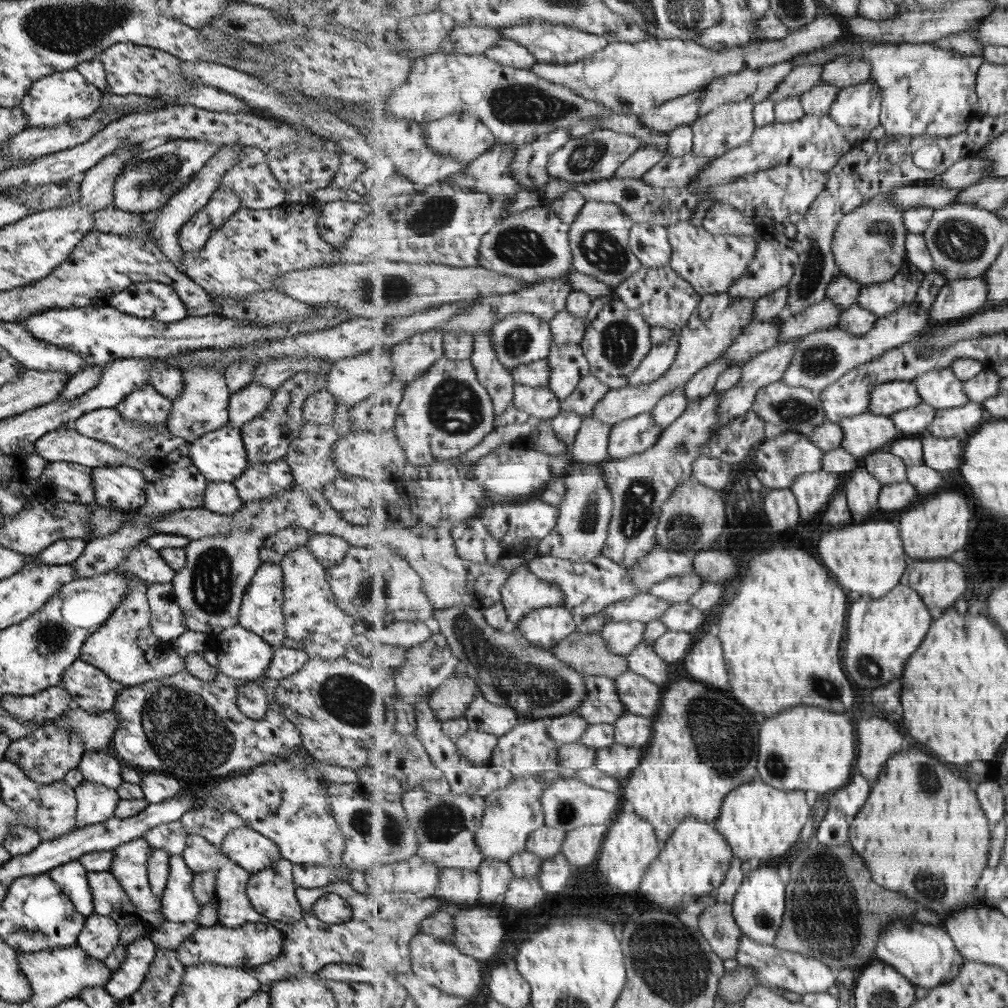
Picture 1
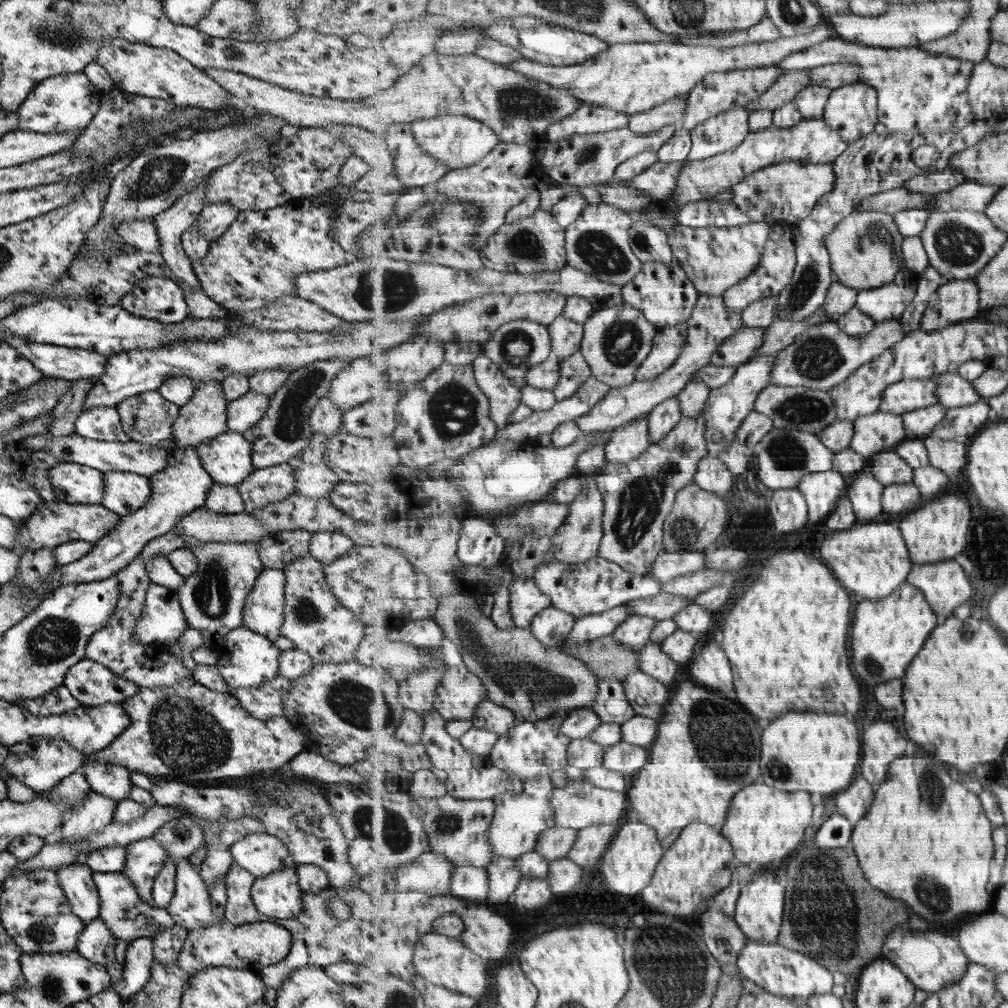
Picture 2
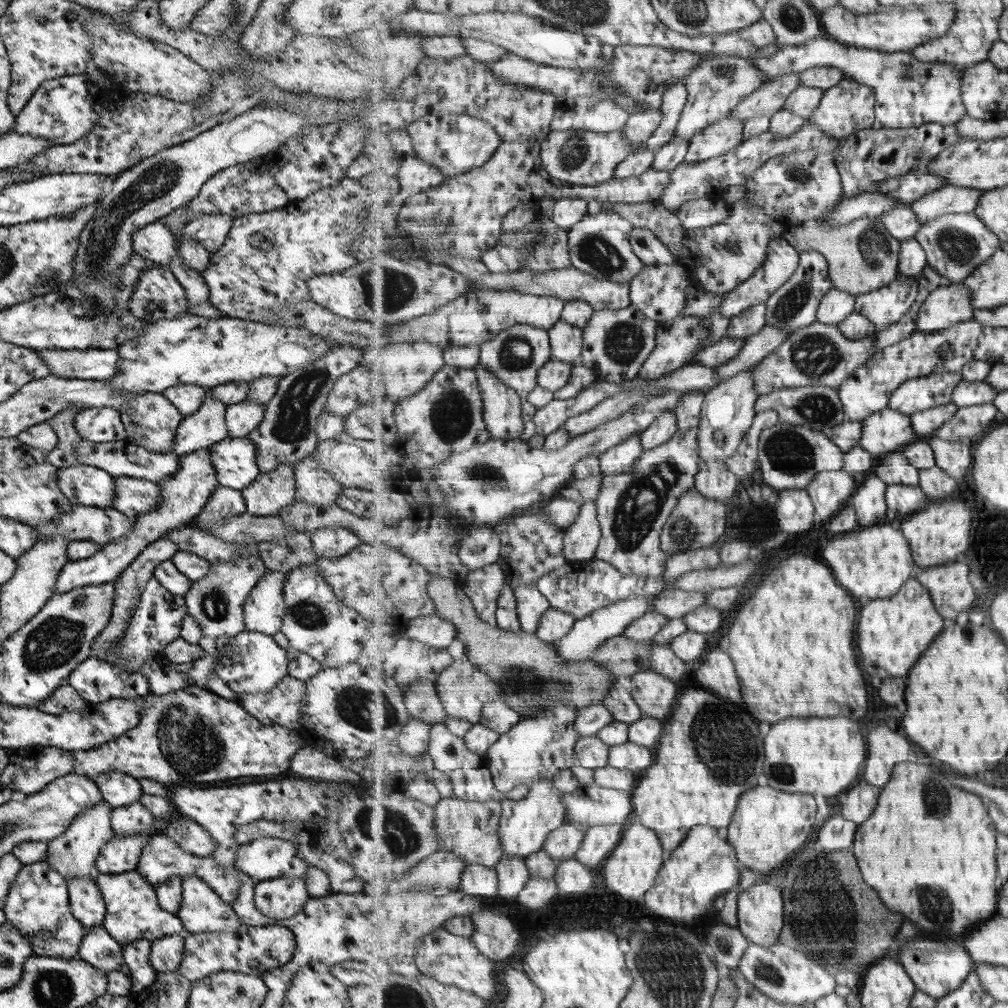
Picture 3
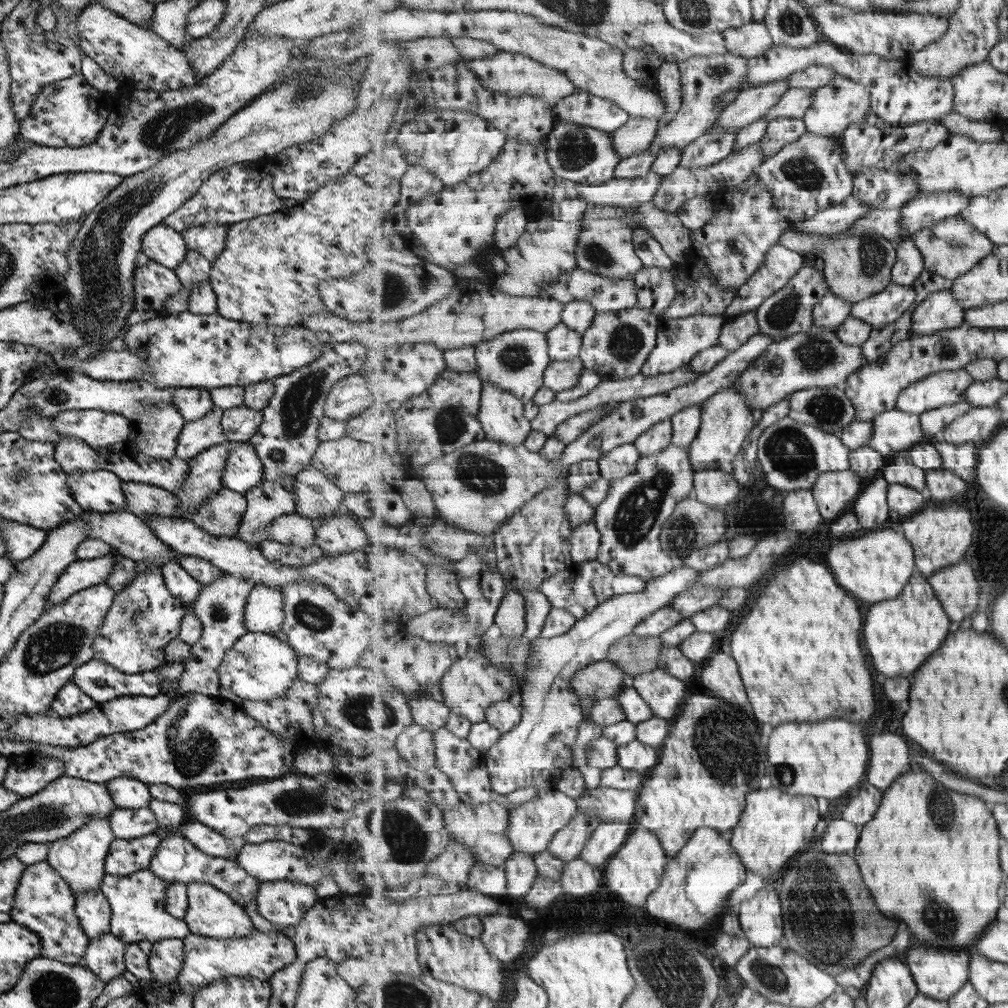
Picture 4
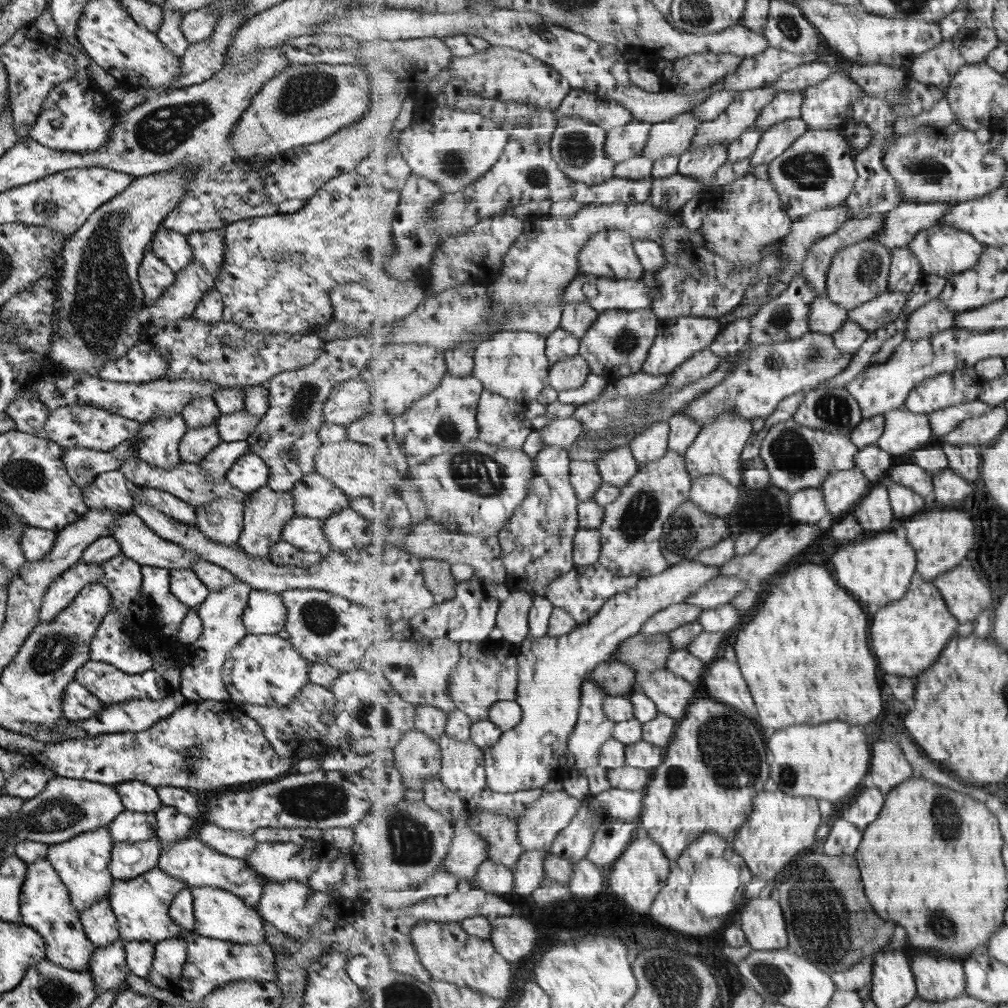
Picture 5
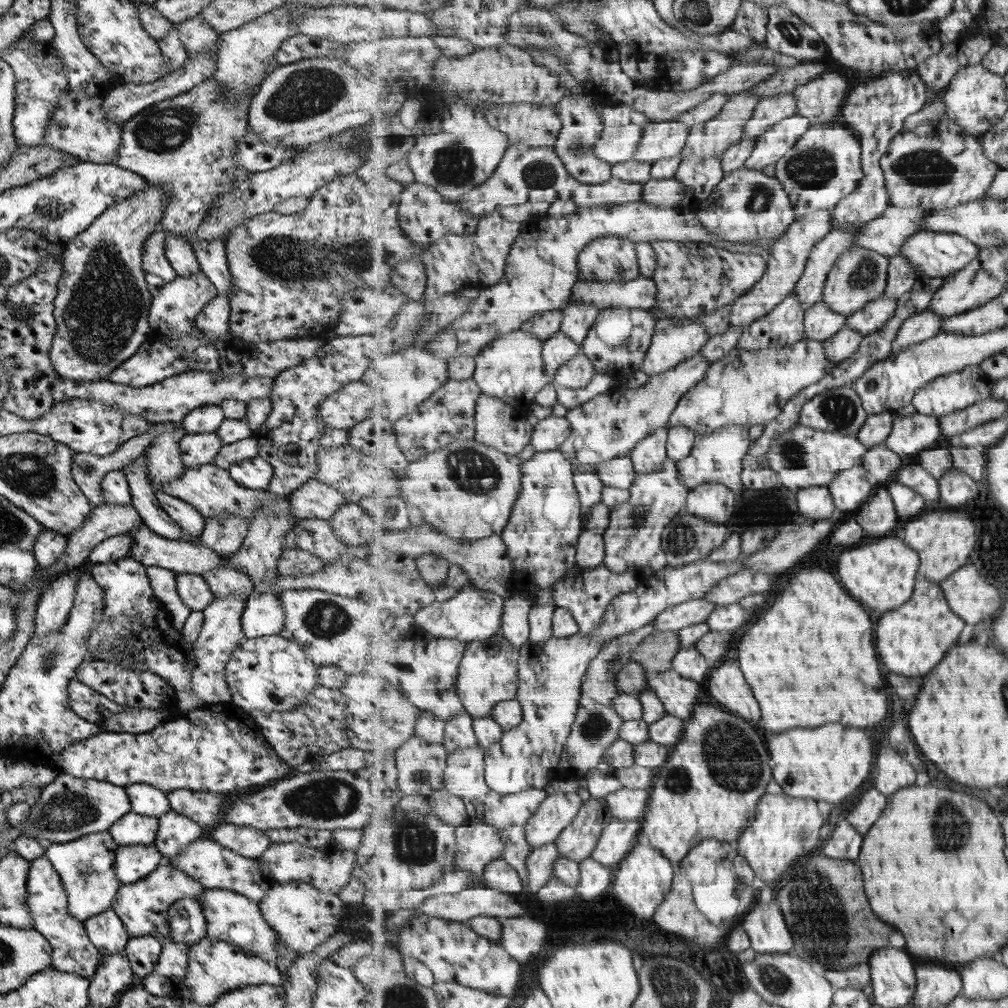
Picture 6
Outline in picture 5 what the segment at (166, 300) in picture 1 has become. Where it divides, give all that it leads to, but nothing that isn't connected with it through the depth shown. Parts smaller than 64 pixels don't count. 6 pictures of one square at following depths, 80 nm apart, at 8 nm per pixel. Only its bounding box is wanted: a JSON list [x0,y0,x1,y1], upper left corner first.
[137,248,175,307]

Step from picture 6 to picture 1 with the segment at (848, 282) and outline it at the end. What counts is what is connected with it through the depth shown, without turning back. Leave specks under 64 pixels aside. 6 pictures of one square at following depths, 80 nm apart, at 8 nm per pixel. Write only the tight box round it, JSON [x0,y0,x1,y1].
[833,193,908,286]

